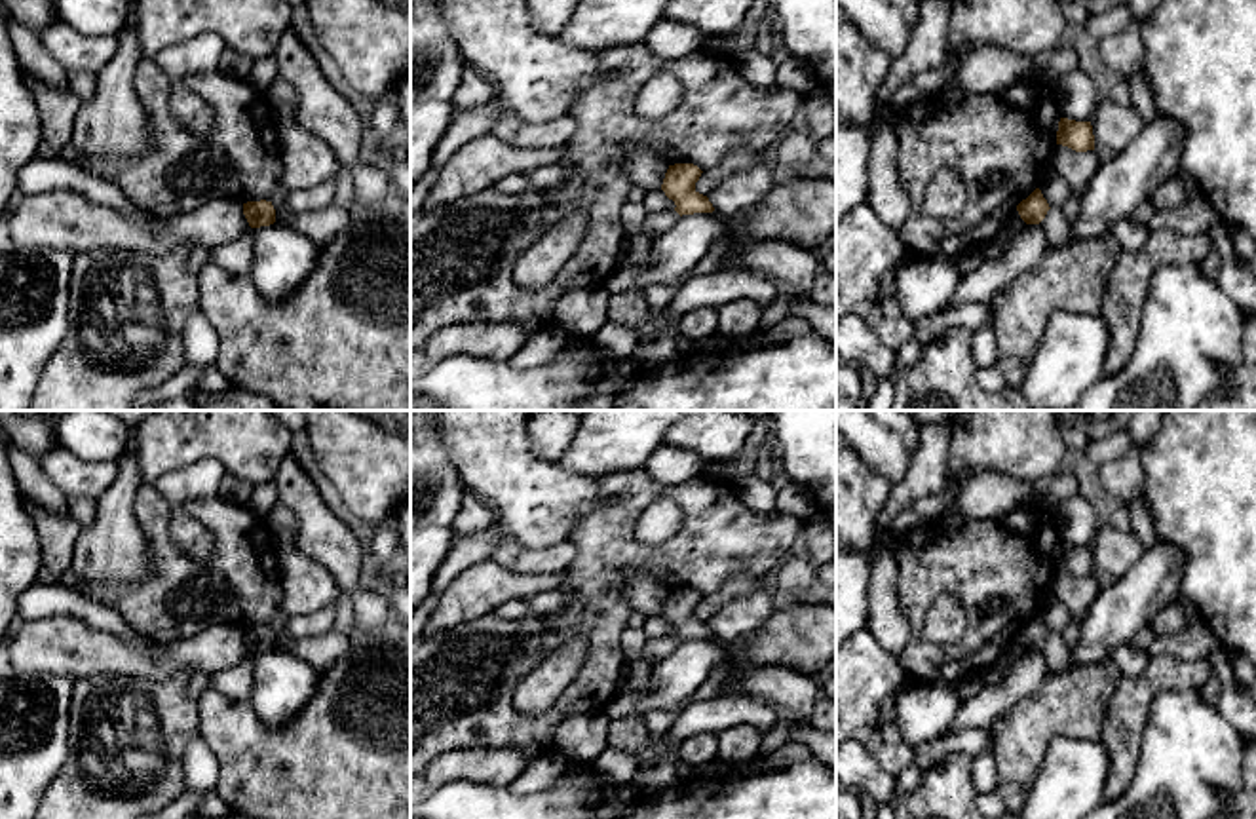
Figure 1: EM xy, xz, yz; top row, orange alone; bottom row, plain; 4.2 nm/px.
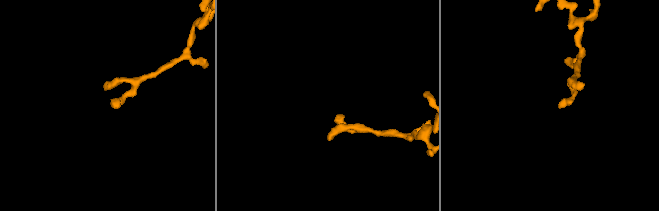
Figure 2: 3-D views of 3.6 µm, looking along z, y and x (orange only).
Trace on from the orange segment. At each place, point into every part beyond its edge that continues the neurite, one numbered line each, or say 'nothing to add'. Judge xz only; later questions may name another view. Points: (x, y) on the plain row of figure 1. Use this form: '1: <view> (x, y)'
1: xz (654, 650)

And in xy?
nothing to add

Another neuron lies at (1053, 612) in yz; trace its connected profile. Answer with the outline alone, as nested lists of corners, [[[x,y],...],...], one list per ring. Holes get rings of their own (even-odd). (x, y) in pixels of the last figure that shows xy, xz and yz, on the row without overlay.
[[[1049,591],[1047,597],[1043,599],[1039,616],[1047,625],[1049,633],[1055,635],[1060,635],[1072,623],[1070,610],[1053,591]]]

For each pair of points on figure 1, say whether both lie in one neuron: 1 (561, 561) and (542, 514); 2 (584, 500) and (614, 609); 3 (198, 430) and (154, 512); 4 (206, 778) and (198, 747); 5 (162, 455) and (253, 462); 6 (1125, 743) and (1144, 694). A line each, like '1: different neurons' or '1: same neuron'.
1: different neurons
2: different neurons
3: different neurons
4: same neuron
5: same neuron
6: same neuron

